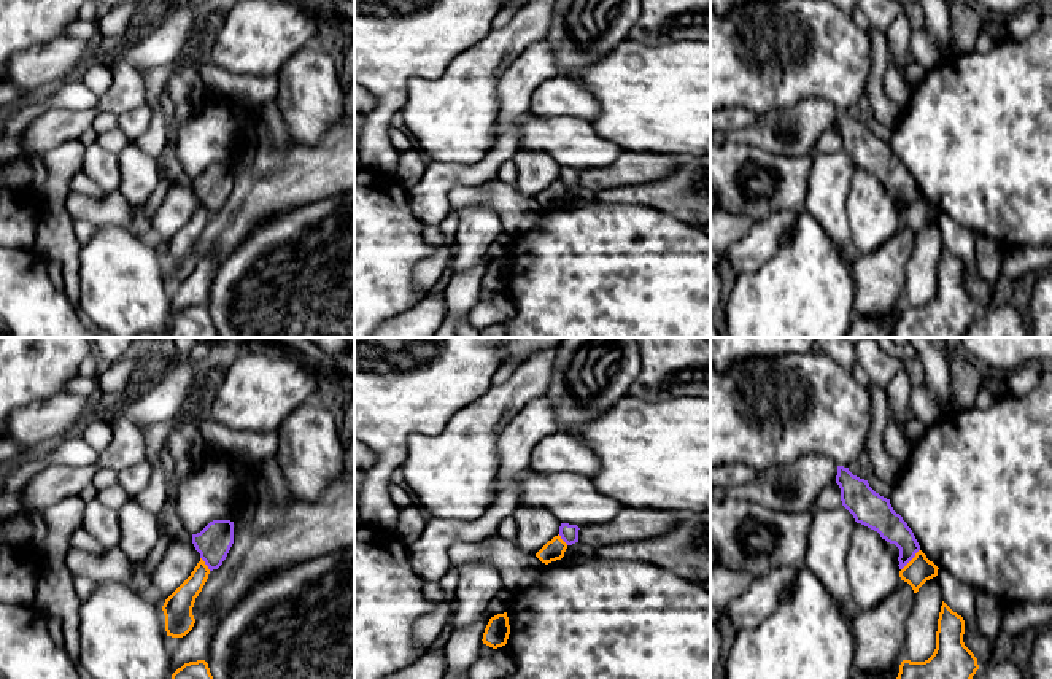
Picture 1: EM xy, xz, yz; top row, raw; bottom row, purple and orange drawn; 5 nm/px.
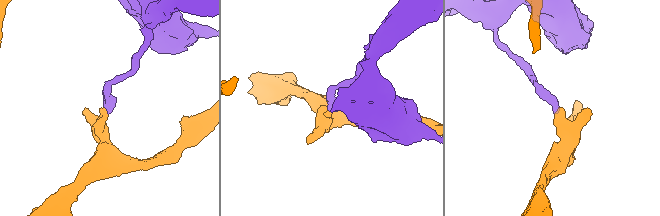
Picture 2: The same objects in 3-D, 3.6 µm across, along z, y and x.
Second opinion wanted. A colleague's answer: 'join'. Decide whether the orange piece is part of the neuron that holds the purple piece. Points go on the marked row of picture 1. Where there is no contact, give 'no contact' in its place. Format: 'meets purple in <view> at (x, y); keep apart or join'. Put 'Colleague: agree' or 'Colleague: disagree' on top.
Colleague: disagree
meets purple in yz at (911, 558); keep apart

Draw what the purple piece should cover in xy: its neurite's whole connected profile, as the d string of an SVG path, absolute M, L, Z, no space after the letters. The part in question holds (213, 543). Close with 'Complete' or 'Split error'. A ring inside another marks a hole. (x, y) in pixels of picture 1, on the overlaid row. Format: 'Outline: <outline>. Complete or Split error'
Outline: M210 522L200 533L192 534L192 544L208 569L218 569L234 544L234 522Z. Complete

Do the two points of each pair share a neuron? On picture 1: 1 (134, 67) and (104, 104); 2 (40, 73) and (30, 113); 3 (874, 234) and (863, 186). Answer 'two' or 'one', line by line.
1: one
2: two
3: one

